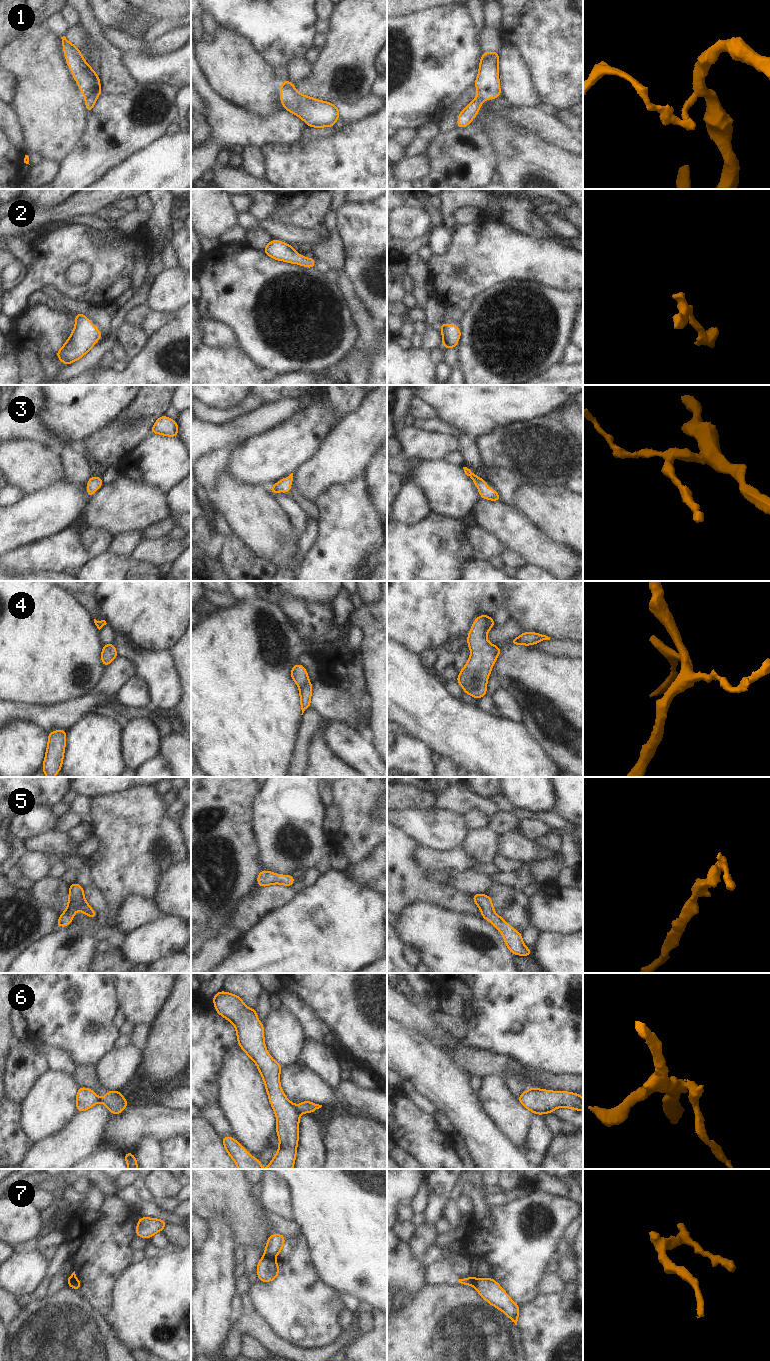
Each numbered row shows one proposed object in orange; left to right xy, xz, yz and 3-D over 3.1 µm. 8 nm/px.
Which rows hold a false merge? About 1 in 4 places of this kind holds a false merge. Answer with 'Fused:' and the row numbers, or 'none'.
Fused: 1, 6, 7

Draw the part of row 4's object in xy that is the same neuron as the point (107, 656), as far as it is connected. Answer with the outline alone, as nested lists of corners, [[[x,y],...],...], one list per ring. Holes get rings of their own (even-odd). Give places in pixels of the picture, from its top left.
[[[103,644],[102,653],[101,653],[101,661],[102,664],[107,667],[116,657],[118,657],[118,653],[116,652],[115,645],[112,644]]]

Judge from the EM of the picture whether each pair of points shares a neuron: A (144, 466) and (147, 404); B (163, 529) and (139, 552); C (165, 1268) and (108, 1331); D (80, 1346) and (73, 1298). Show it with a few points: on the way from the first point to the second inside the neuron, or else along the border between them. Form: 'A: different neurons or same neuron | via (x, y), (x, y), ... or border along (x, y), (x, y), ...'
A: different neurons | border along (151, 433), (127, 453)
B: different neurons | border along (166, 535), (160, 538), (142, 540)
C: different neurons | border along (112, 1325), (126, 1345)
D: same neuron | via (73, 1334), (73, 1310)

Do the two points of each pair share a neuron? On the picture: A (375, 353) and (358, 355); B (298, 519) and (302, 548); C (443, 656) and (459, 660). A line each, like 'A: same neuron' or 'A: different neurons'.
A: different neurons
B: different neurons
C: same neuron

